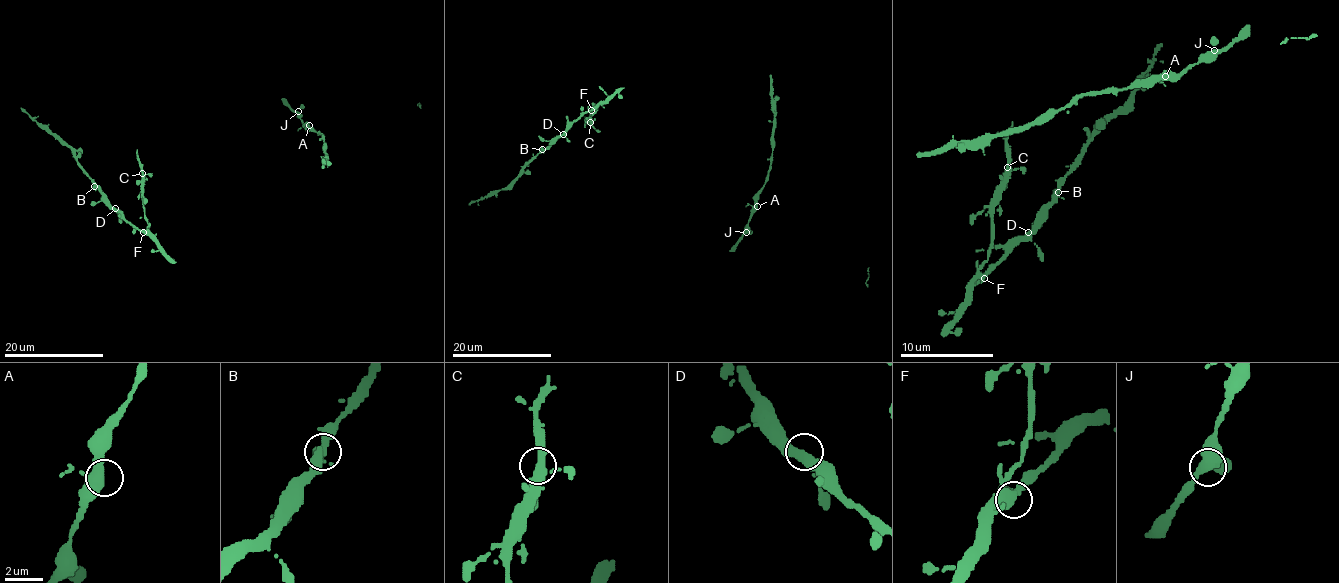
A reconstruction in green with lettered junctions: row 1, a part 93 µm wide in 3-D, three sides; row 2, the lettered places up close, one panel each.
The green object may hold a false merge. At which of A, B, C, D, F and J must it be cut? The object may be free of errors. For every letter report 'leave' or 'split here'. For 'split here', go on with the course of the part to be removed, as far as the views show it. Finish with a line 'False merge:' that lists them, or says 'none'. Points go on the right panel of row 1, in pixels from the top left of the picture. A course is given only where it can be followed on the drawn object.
A: leave
B: leave
C: leave
D: leave
F: leave
J: leave
False merge: none

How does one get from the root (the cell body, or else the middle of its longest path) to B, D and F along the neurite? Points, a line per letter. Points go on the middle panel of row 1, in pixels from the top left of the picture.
B: (600, 131), (591, 125), (590, 115), (596, 111), (595, 108), (583, 112), (542, 150)
D: (600, 131), (591, 125), (590, 115), (596, 111), (595, 108), (583, 112), (563, 134)
F: (600, 131), (591, 125), (590, 115), (596, 109), (591, 110)

